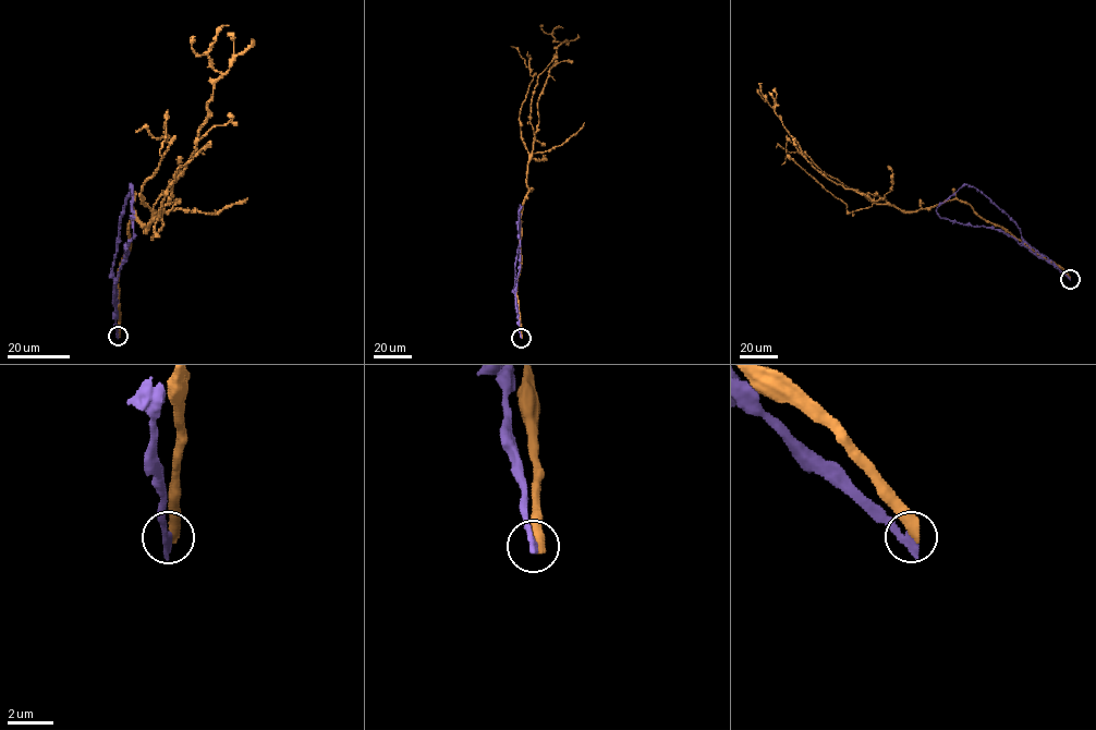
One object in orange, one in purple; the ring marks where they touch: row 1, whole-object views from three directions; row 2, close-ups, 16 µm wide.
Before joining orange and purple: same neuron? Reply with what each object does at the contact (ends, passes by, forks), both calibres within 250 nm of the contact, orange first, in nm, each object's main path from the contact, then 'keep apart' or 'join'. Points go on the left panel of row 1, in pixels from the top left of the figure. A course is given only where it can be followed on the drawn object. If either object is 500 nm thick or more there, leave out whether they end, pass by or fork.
orange ends there; purple ends there; 480 nm thick on the orange side, 420 nm on the other; orange runs (118, 336), (118, 271), (133, 211), (146, 231), (173, 196), (221, 75), (207, 50), (228, 25); purple runs (118, 336), (116, 283), (112, 270), (120, 218), (131, 186), (133, 213); keep apart

